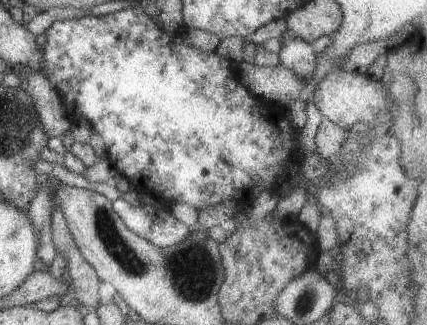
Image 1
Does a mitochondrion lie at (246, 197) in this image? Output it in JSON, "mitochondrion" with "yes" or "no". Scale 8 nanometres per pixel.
{"mitochondrion":"no"}

